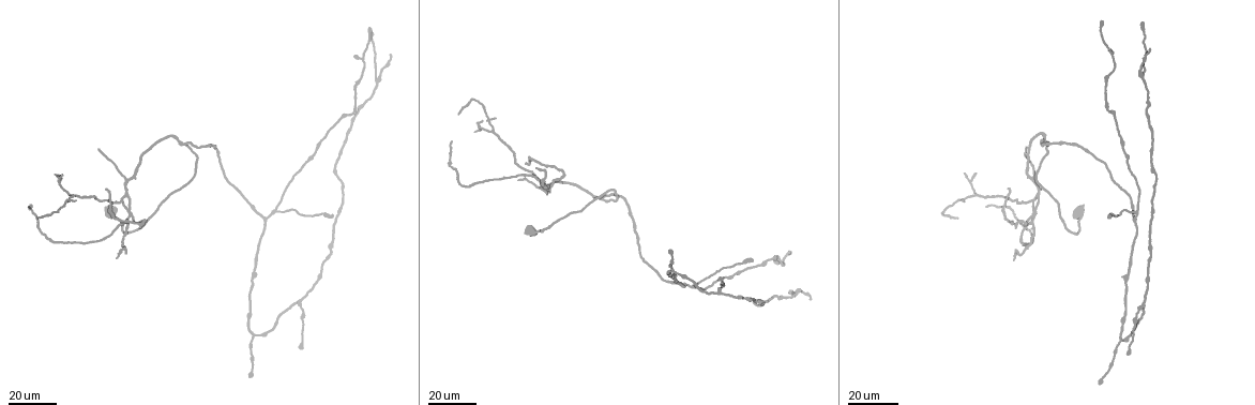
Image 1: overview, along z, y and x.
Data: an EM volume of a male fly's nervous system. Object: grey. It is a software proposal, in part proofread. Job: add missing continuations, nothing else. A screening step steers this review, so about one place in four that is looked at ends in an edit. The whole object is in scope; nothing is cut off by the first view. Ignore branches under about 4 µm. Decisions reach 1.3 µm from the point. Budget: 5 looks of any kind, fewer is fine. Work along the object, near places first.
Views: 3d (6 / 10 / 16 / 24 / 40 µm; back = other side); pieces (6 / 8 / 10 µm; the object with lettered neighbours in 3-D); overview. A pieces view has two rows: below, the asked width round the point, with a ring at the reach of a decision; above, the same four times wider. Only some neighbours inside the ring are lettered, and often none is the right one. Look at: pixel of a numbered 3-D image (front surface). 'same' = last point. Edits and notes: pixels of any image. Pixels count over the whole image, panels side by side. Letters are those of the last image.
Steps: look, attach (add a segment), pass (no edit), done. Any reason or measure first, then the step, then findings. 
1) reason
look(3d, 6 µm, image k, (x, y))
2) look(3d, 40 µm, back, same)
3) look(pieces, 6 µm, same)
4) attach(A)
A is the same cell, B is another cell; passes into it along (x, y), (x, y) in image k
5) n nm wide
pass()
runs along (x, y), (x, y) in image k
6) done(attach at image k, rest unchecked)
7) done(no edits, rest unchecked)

an open end
look(3d, 40 µm, image 1, (984, 208))

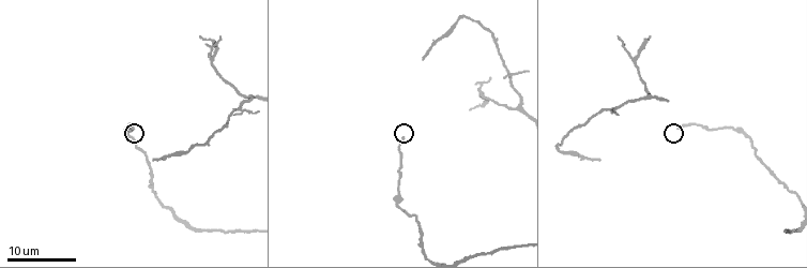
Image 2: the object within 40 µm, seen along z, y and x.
see the neighbours
look(pieces, 10 µm, image 2, (134, 129))

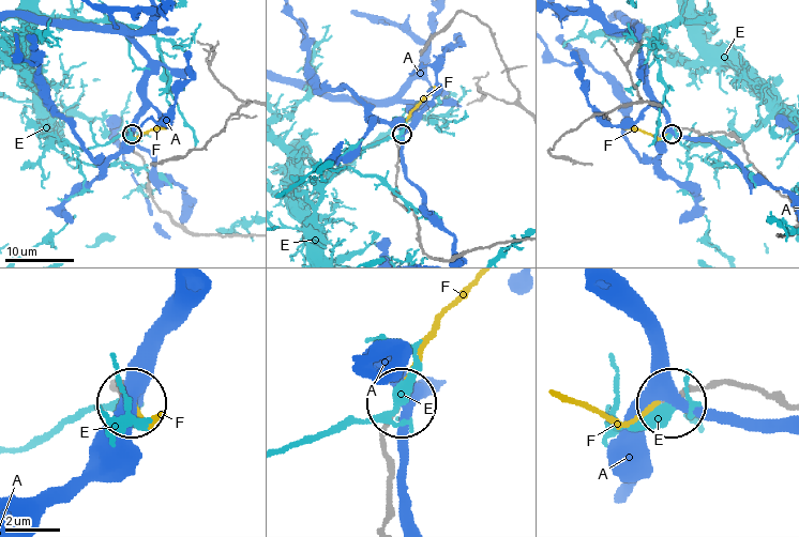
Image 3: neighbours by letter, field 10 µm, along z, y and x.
attach(F)
F is the same cell, A and E are other cells; passes into it along (397, 150), (406, 118), (435, 87) in image 3; it goes on there

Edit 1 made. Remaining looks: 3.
an open end
look(3d, 24 µm, image 1, (97, 151))

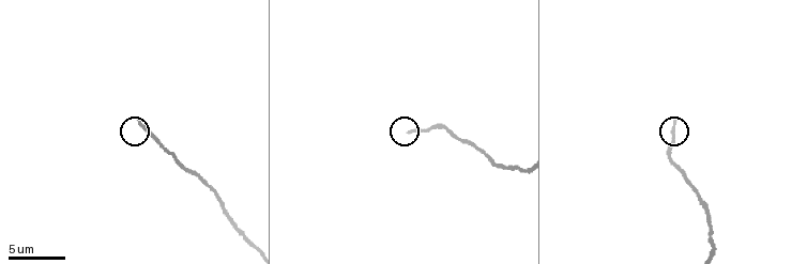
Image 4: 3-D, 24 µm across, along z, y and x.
look(pieces, 10 µm, image 4, (674, 120))

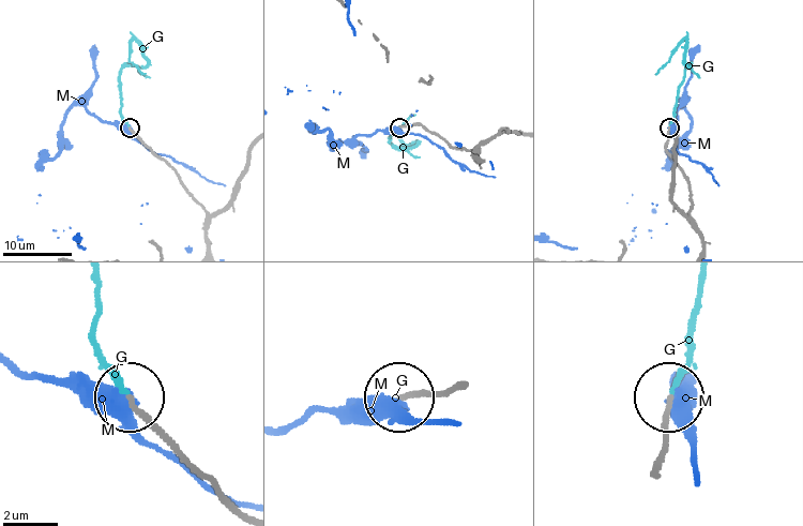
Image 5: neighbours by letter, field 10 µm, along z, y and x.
attach(G)
G is the same cell, M is another cell; passes into it along (658, 460), (666, 411), (693, 342), (700, 280) in image 5; the neuron continues

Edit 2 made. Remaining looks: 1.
done(attach at image 3, attach at image 5, rest unchecked)

